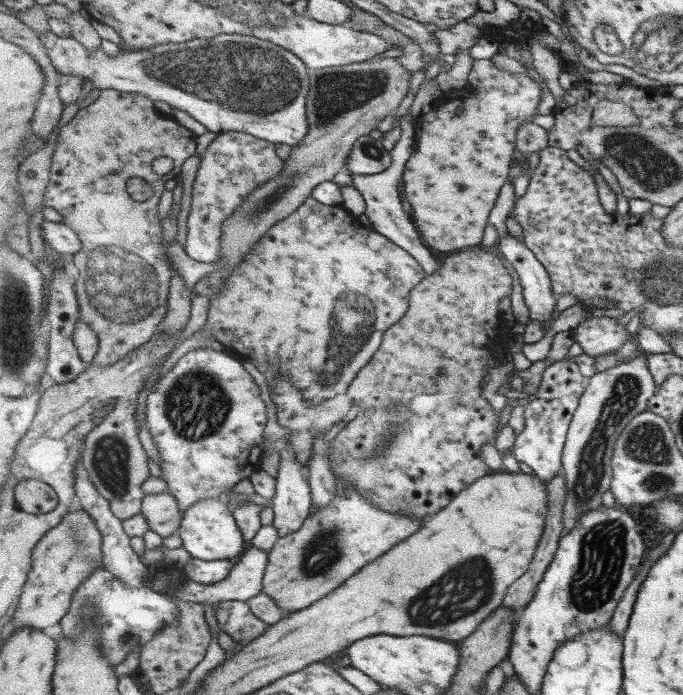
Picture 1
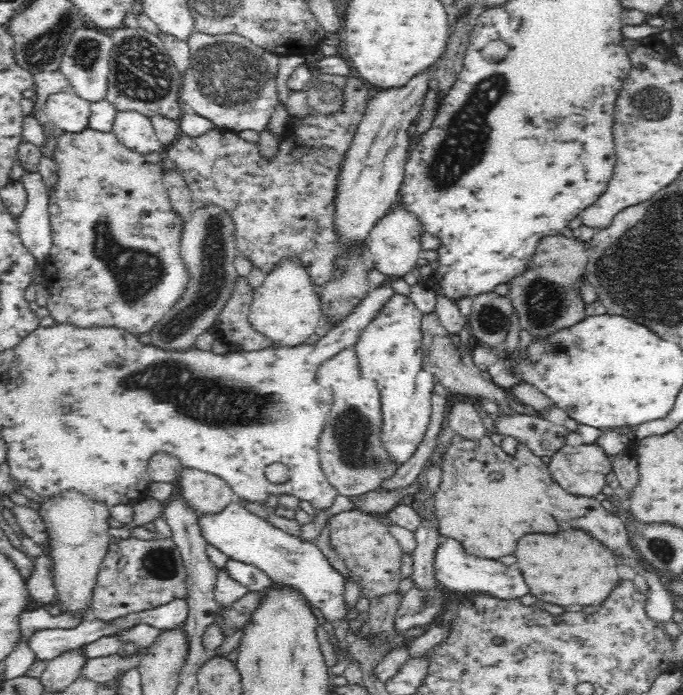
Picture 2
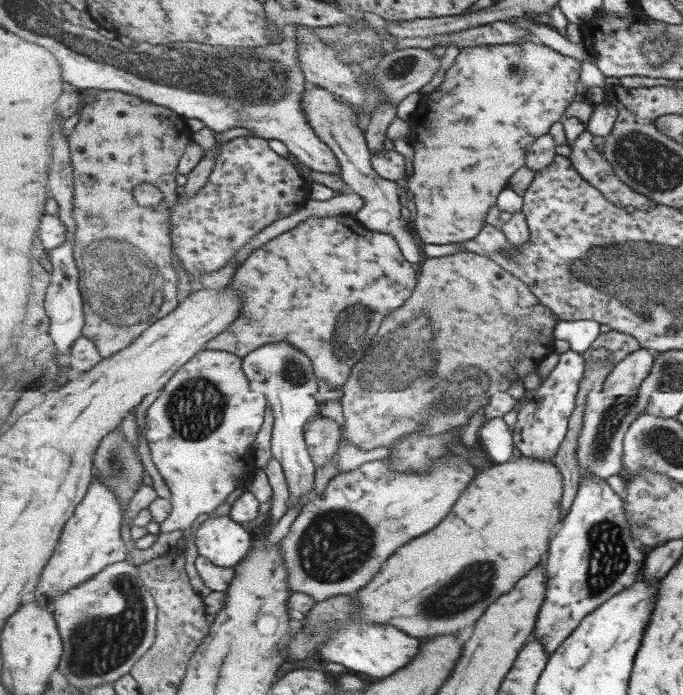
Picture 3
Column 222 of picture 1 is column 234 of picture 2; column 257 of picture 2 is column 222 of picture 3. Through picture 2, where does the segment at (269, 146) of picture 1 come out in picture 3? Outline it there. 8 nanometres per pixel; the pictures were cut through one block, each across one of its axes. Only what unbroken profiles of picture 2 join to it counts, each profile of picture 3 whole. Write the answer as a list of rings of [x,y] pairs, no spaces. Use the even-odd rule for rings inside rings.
[[[255,136],[231,139],[219,147],[215,169],[209,175],[207,184],[195,196],[182,194],[175,205],[169,208],[174,254],[179,257],[185,271],[189,271],[193,278],[202,280],[202,275],[206,272],[215,272],[227,266],[239,249],[273,221],[301,209],[310,198],[311,188],[312,184],[297,172],[293,162],[271,150],[266,139]]]

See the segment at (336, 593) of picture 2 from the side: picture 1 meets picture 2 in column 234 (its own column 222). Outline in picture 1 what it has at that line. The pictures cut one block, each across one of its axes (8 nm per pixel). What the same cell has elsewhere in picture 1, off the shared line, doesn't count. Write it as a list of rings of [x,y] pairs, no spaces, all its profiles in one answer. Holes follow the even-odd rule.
[[[204,498],[196,502],[188,512],[183,512],[179,532],[184,540],[184,548],[192,557],[201,560],[236,561],[248,547],[234,511],[229,504],[217,498]]]

